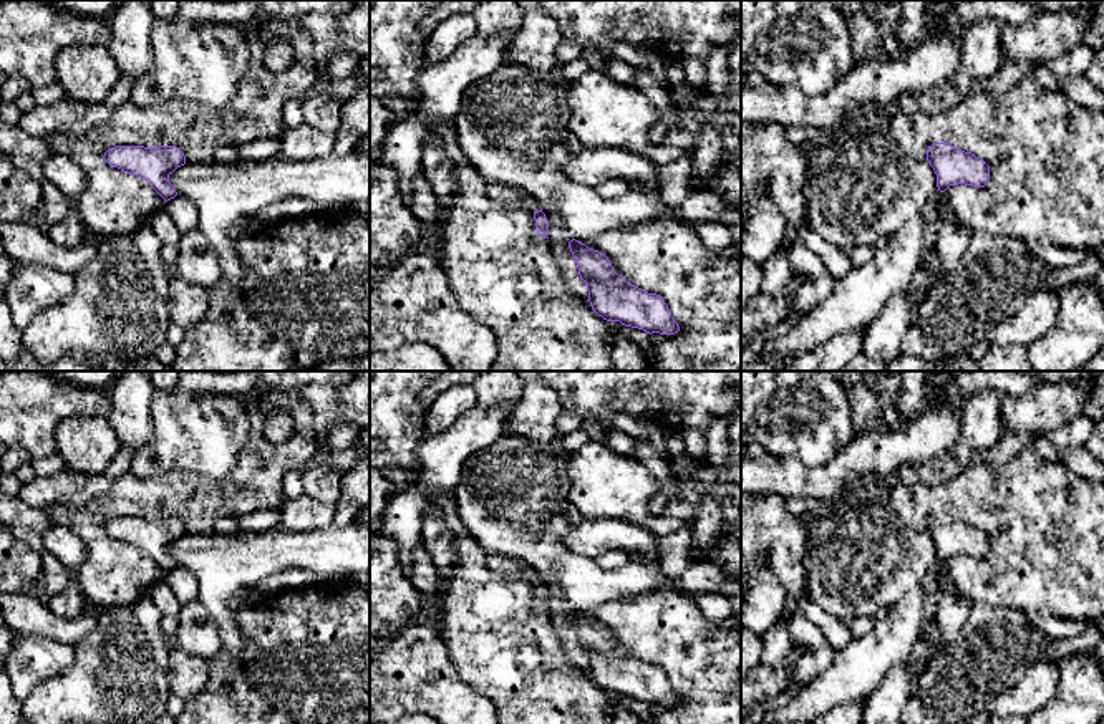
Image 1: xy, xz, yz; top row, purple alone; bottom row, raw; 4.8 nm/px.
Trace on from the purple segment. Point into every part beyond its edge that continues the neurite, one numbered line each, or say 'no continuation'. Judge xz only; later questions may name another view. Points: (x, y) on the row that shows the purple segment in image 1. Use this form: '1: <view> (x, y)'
no continuation

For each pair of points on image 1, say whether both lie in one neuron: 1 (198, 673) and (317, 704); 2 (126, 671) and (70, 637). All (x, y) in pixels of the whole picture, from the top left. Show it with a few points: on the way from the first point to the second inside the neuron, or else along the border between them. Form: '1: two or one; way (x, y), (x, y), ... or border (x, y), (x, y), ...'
1: two; border (209, 661), (208, 683), (186, 703)
2: two; border (93, 612), (95, 627), (75, 646)

